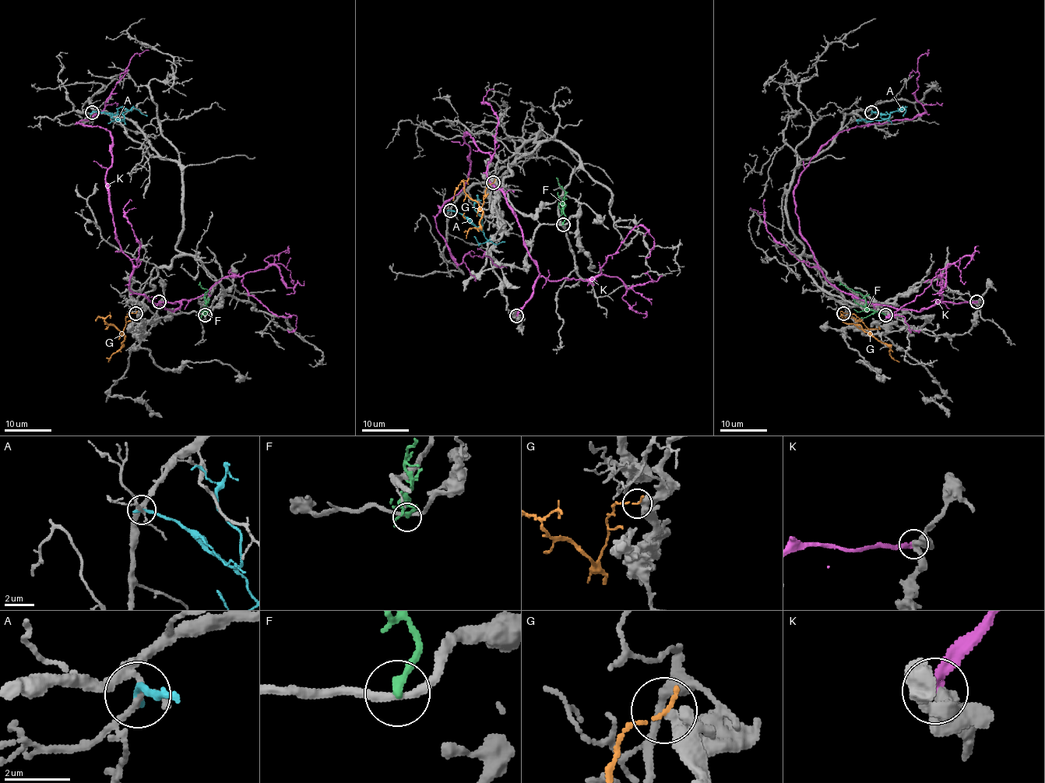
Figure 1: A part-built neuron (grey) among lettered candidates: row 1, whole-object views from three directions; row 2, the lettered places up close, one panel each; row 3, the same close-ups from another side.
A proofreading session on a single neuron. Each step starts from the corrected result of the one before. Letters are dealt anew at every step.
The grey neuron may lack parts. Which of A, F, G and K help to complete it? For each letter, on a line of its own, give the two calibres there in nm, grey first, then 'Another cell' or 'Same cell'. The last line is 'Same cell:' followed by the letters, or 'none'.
A: Thickness 160 nm (grey) against 240 nm. Another cell
F: Thickness 240 nm (grey) against 200 nm. Another cell
G: Thickness 320 nm (grey) against 130 nm. Another cell
K: Thickness 440 nm (grey) against 280 nm. Another cell
Same cell: none

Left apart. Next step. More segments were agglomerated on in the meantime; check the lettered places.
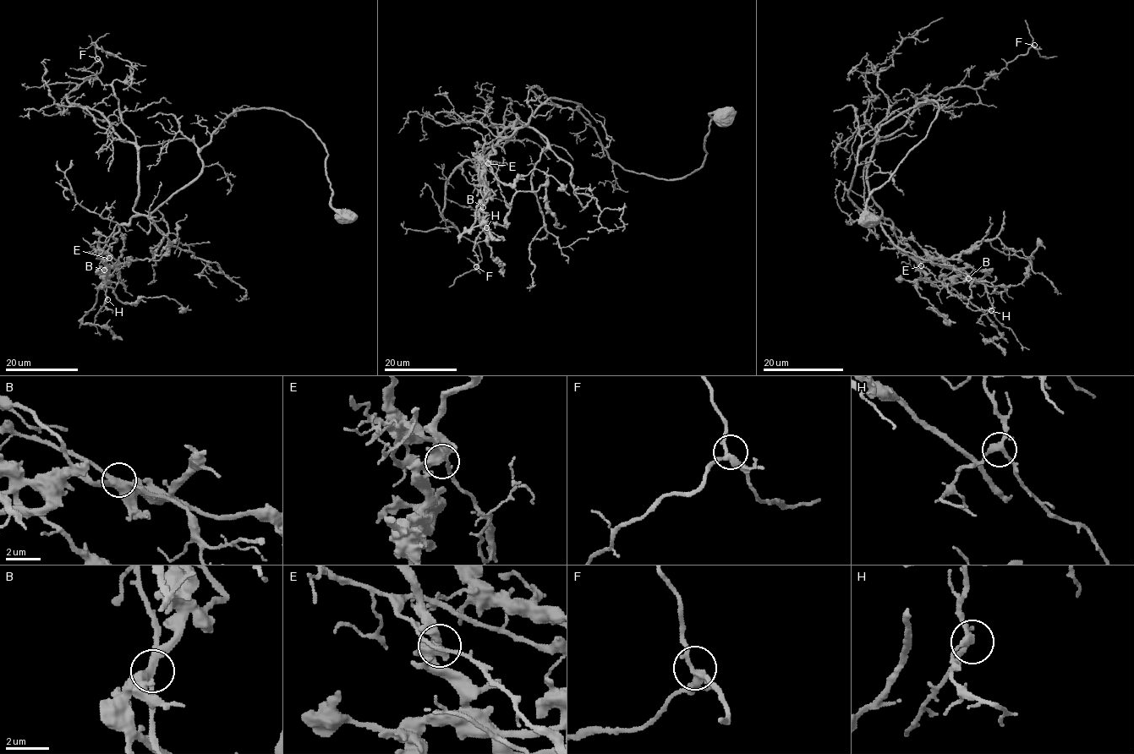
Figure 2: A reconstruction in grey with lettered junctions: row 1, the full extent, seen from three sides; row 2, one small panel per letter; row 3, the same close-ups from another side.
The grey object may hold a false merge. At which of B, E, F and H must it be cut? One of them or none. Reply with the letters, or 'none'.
none

